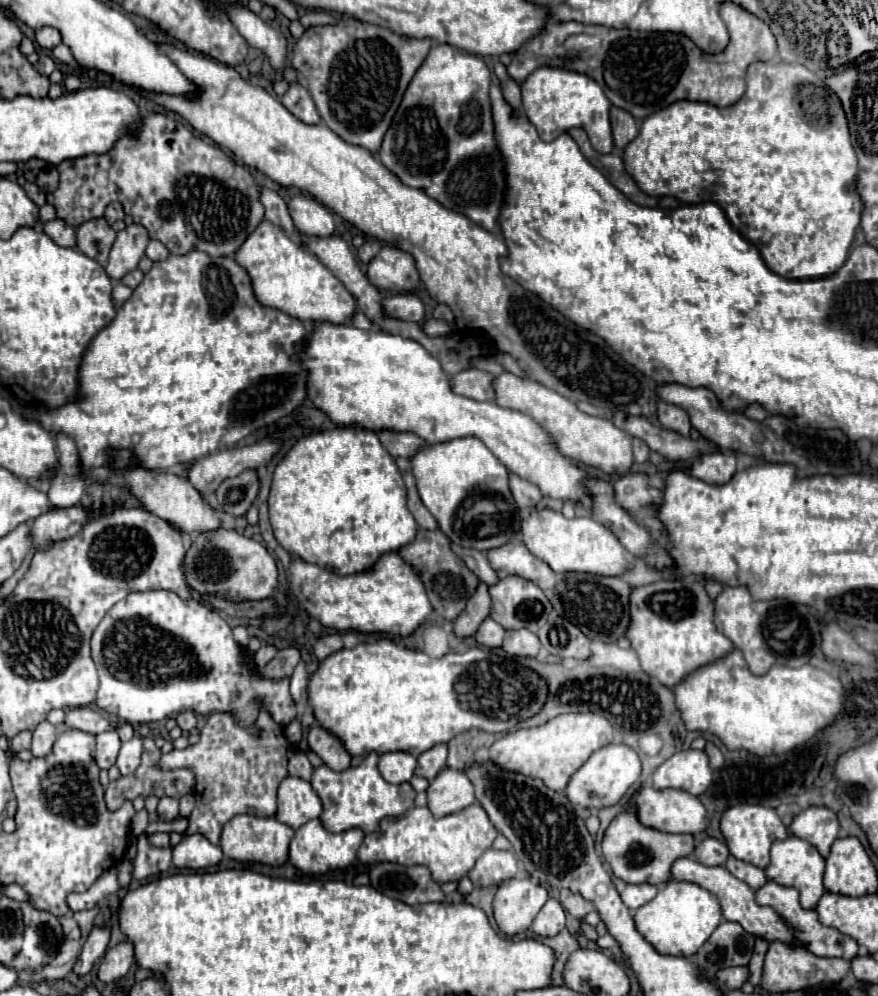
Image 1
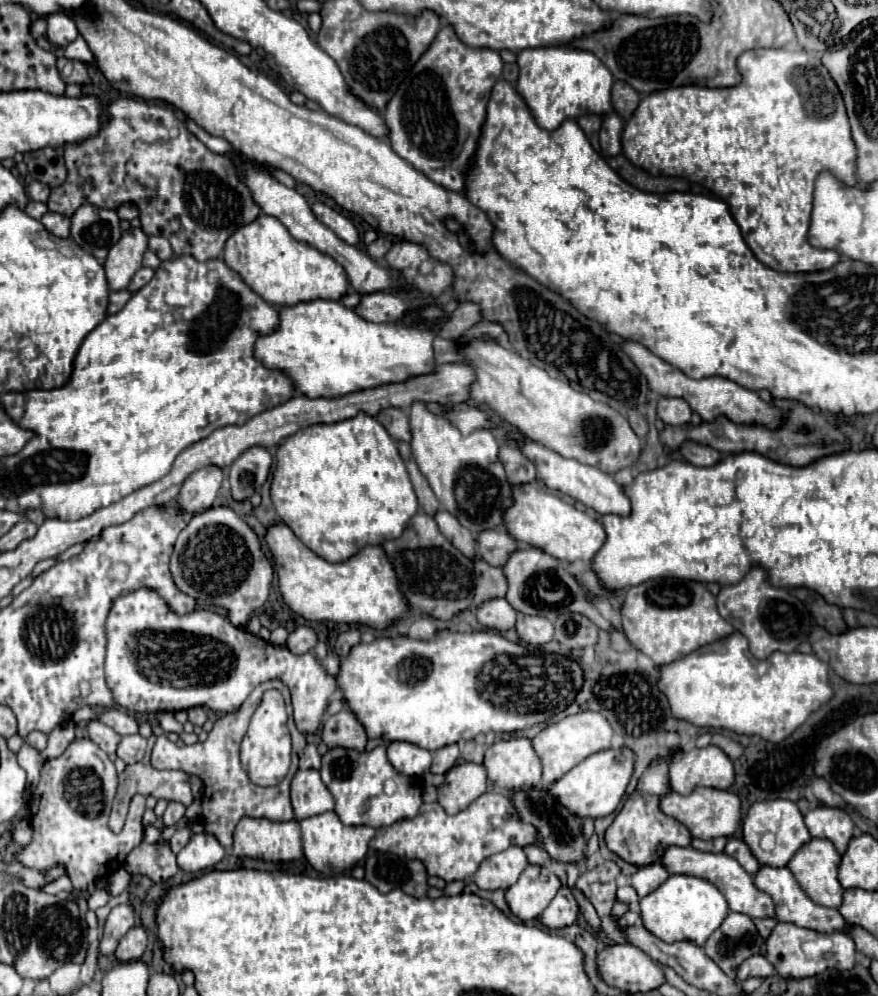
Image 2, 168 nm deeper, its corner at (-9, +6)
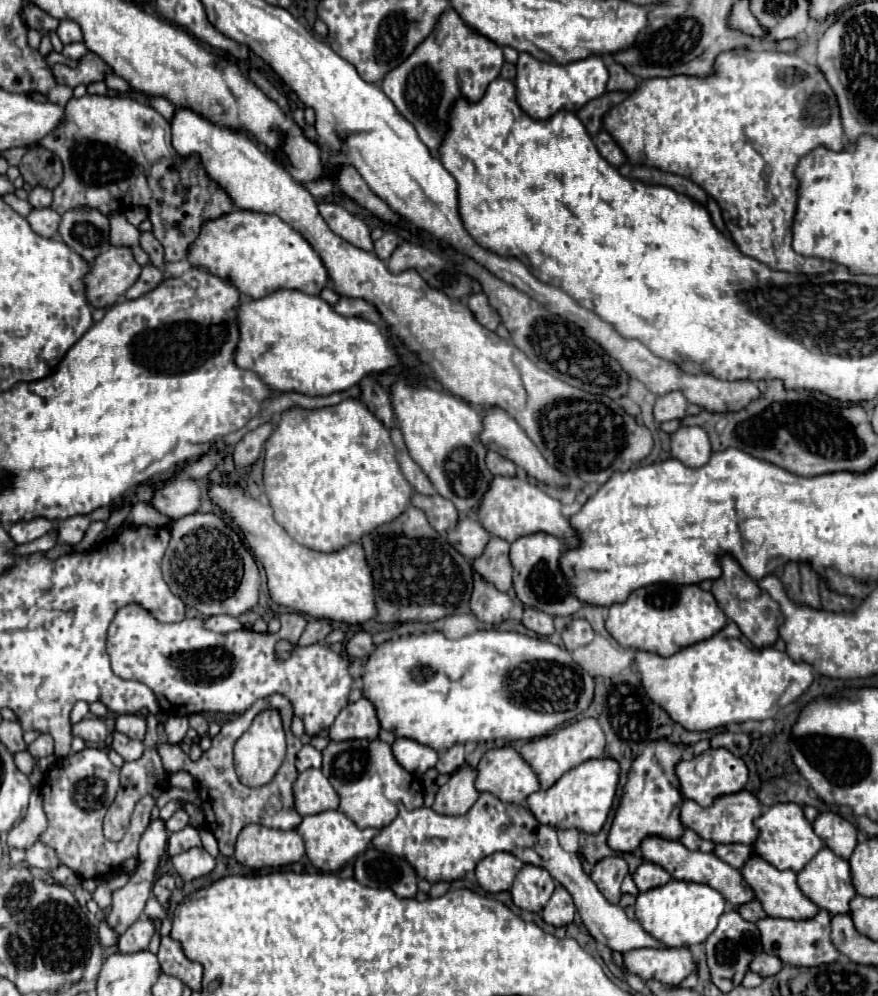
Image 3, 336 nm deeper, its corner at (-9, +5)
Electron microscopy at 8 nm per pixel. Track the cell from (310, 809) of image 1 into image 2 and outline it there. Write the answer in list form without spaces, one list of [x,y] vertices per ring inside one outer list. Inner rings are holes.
[[[307,769],[297,771],[291,781],[291,805],[297,821],[303,821],[313,815],[333,811],[335,801],[329,789],[323,785],[319,771]]]

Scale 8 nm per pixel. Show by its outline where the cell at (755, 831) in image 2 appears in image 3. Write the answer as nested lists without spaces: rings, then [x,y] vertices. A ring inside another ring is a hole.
[[[797,804],[771,806],[755,820],[755,826],[759,828],[759,838],[753,844],[753,850],[779,870],[799,872],[823,848],[823,840],[813,832],[811,822],[803,816],[803,808]]]

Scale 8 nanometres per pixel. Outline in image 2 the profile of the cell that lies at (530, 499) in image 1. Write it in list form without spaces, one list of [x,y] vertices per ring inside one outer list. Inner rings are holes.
[[[503,445],[499,457],[507,469],[507,479],[511,481],[511,485],[533,483],[537,479],[537,469],[535,469],[533,461],[527,459],[519,449]]]

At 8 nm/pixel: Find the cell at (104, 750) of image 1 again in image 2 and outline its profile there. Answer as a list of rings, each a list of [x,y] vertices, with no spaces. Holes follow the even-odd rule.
[[[89,721],[89,739],[95,741],[105,753],[111,755],[117,751],[121,735],[115,733],[111,727],[99,723],[99,721]]]

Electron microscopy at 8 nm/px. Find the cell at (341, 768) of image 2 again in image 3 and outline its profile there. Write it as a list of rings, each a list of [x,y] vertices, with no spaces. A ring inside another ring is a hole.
[[[343,740],[343,742],[329,742],[329,746],[323,750],[323,774],[329,778],[331,786],[337,790],[341,804],[339,810],[347,814],[359,828],[385,828],[393,822],[399,804],[403,804],[407,810],[421,808],[423,806],[423,786],[417,776],[407,772],[393,756],[391,744],[375,740]]]

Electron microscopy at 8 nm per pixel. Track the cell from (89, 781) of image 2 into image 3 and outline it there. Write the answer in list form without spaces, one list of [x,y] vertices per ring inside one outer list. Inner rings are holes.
[[[85,748],[83,752],[71,754],[57,760],[53,768],[47,770],[41,784],[41,794],[45,800],[45,812],[49,816],[49,828],[41,836],[41,842],[55,848],[59,860],[69,866],[79,878],[101,878],[115,872],[127,858],[137,856],[137,844],[151,822],[151,810],[155,800],[145,796],[137,802],[131,824],[119,842],[111,842],[103,836],[103,816],[109,804],[115,800],[119,786],[119,768],[111,764],[109,756],[101,748]]]

